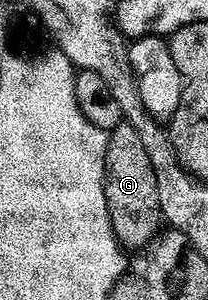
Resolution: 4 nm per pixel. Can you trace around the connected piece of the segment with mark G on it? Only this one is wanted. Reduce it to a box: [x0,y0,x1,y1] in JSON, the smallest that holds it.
[104,122,162,249]

